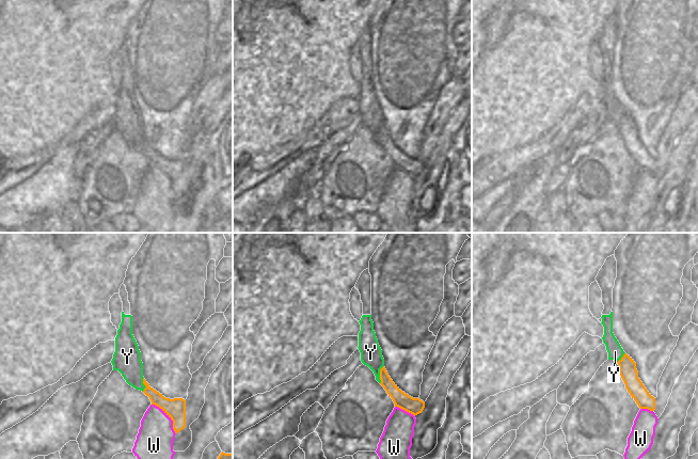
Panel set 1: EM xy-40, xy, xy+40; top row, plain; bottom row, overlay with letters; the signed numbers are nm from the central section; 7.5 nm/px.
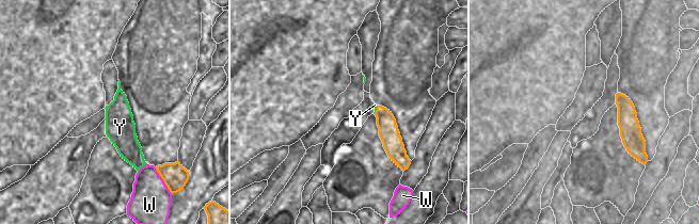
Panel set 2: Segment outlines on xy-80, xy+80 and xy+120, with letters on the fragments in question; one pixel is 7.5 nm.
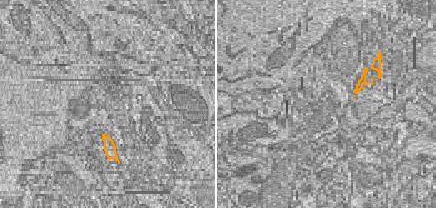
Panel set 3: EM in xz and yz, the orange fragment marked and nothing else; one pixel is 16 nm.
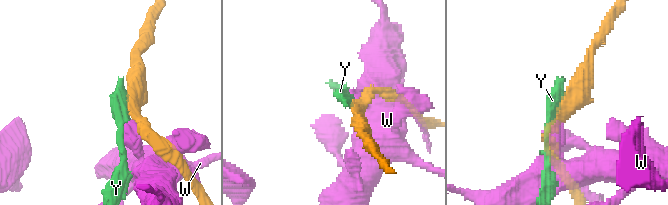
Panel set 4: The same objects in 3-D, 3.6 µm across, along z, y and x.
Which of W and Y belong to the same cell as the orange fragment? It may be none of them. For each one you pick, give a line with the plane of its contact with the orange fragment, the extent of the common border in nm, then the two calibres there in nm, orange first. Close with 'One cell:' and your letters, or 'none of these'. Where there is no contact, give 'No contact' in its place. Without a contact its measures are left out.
One cell: none of these

